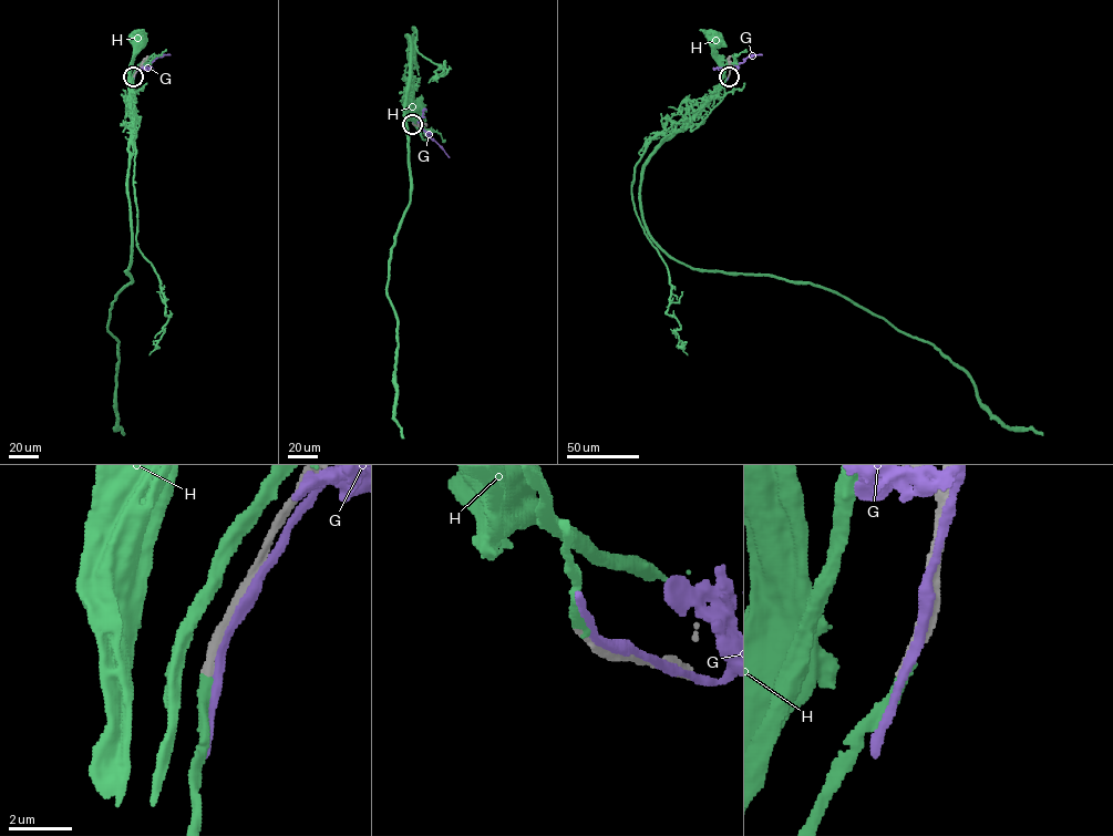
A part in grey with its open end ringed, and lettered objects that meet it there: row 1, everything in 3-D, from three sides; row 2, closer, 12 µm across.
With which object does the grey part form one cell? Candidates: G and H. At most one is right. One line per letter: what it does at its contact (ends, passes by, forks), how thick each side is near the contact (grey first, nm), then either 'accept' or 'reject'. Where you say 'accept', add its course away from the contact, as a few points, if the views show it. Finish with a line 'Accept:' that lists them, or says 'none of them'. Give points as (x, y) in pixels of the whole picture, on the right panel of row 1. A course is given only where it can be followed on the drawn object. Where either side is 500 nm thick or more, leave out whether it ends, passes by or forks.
G: it passes by; calibres 400 and 320 nm; reject
H: it ends; calibres 360 and 300 nm; accept; course (729, 76), (720, 88), (721, 70), (713, 50), (714, 40)
Accept: H

